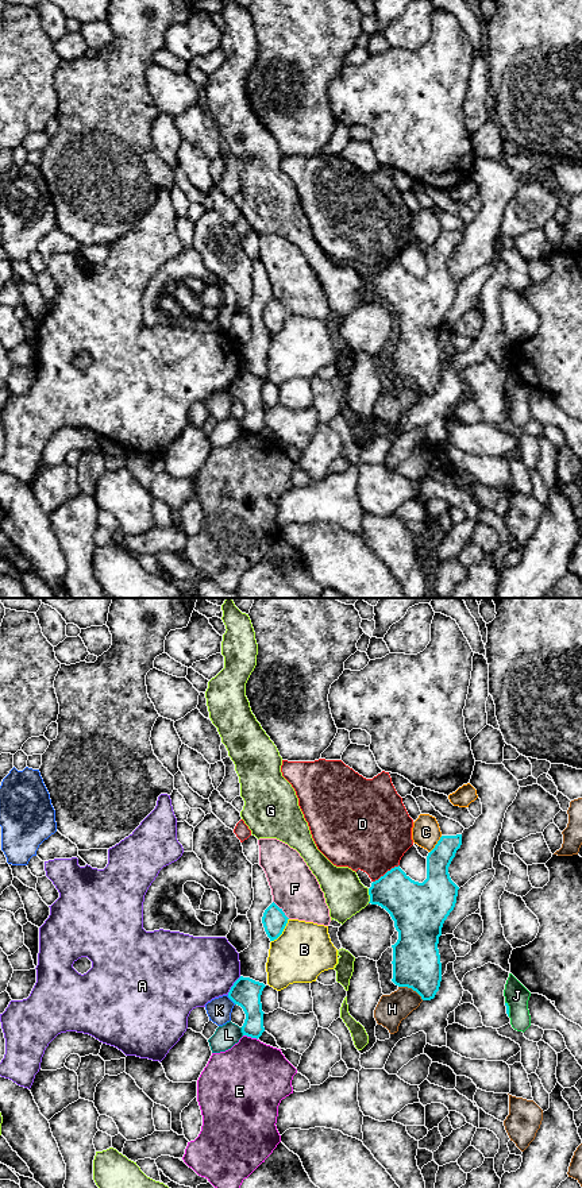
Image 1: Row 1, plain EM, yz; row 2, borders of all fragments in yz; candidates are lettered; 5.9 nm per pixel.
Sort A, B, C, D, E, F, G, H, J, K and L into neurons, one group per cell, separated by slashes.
A / B / C / D / E / F / G / H / J / K / L

